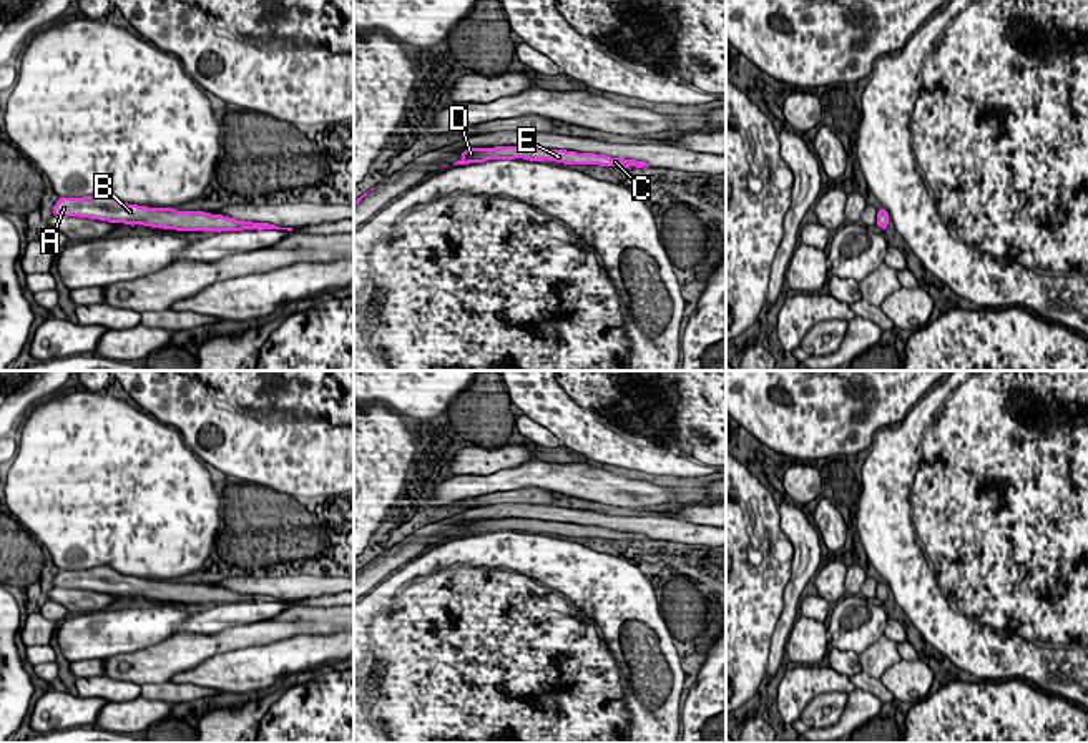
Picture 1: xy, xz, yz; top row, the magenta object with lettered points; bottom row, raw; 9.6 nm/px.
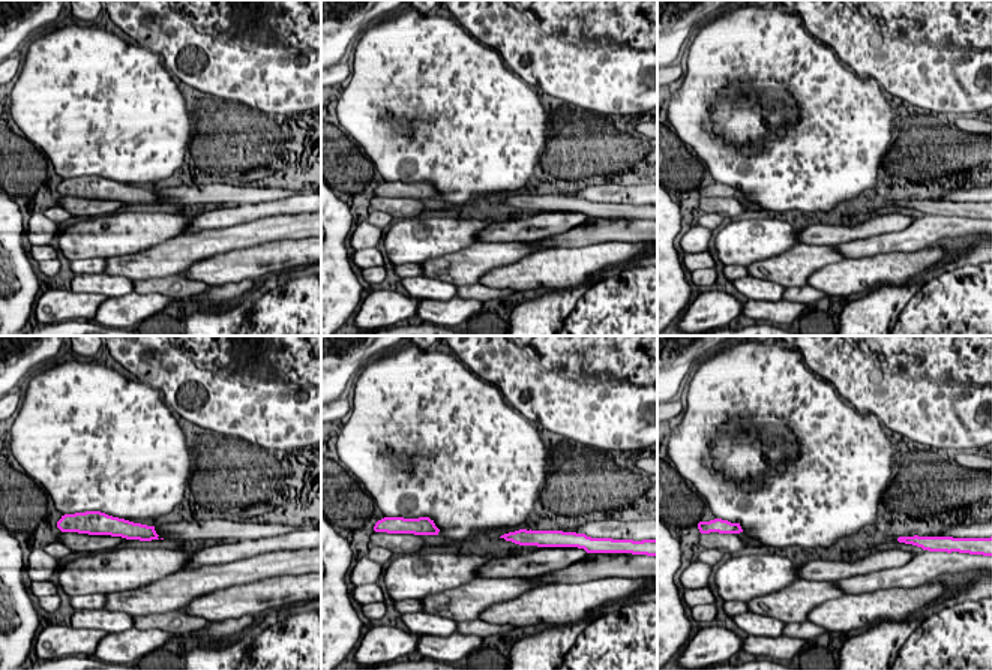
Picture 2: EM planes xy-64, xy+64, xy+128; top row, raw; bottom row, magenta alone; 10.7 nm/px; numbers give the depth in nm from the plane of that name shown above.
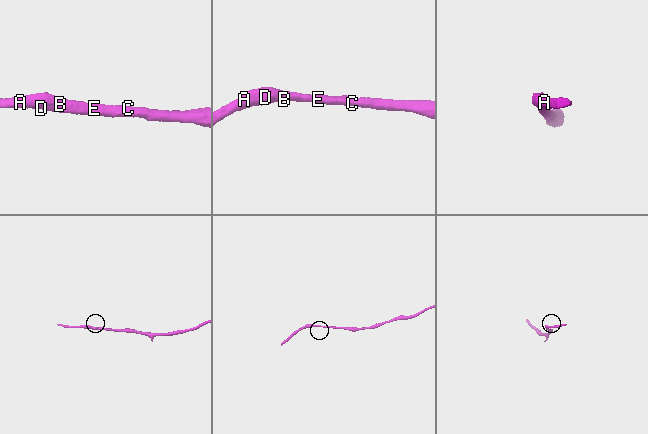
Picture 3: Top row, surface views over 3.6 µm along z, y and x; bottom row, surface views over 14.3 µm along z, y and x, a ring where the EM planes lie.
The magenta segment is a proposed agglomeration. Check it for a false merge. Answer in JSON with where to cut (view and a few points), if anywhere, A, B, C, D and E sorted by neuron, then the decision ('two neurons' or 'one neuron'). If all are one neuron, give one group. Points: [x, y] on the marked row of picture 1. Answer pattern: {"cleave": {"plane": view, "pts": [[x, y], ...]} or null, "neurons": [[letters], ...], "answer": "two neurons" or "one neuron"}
{"cleave": null, "neurons": [["A", "B", "C", "D", "E"]], "answer": "one neuron"}

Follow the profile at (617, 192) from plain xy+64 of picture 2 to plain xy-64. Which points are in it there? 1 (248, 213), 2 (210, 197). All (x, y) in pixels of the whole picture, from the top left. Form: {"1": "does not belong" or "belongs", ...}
{"1": "does not belong", "2": "belongs"}

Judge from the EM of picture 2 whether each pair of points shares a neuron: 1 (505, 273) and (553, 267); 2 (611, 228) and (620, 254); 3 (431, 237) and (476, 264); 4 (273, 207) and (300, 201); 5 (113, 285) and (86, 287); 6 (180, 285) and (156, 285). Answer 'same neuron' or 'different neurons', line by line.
1: same neuron
2: different neurons
3: different neurons
4: same neuron
5: same neuron
6: same neuron

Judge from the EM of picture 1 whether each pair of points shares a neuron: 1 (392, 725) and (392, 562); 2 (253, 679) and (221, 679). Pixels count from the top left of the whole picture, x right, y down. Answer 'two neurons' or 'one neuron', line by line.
1: two neurons
2: one neuron

